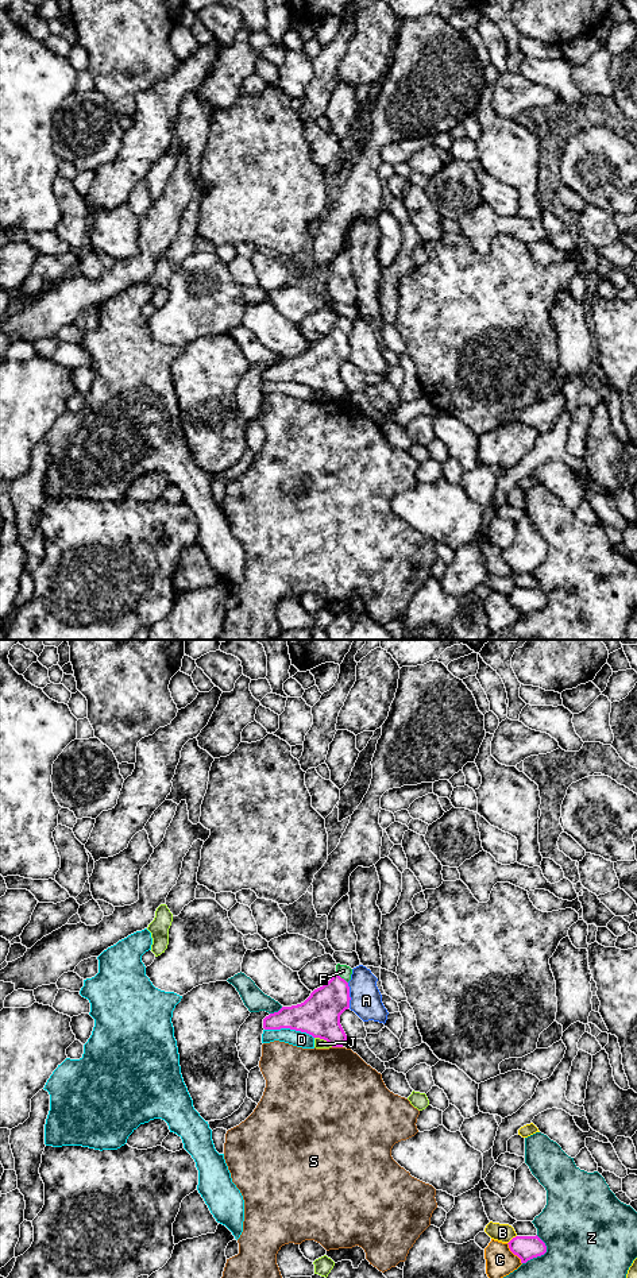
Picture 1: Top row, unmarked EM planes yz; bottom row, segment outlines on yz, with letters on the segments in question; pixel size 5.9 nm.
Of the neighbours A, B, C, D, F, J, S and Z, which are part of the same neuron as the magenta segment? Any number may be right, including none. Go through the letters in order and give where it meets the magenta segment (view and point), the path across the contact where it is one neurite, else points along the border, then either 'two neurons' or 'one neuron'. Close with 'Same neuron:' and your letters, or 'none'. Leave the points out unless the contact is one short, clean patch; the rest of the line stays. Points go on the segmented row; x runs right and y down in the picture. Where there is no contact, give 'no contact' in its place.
A: meets magenta in yz at (348, 995); two neurons
B: meets magenta in yz at (512, 1239); two neurons
C: meets magenta in yz at (514, 1254); two neurons
D: meets magenta in yz at (289, 1027); two neurons
F: meets magenta in yz at (340, 977); runs through yz (320, 1014), (335, 995), (340, 977), (343, 970); one neuron
J: meets magenta in yz at (324, 1039); two neurons
S: meets magenta in yz at (338, 1046); two neurons
Z: meets magenta in yz at (541, 1254); two neurons
Same neuron: F

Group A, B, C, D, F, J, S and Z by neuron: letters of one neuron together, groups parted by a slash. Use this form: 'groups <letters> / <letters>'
groups A / B / C / D / F / J / S / Z

